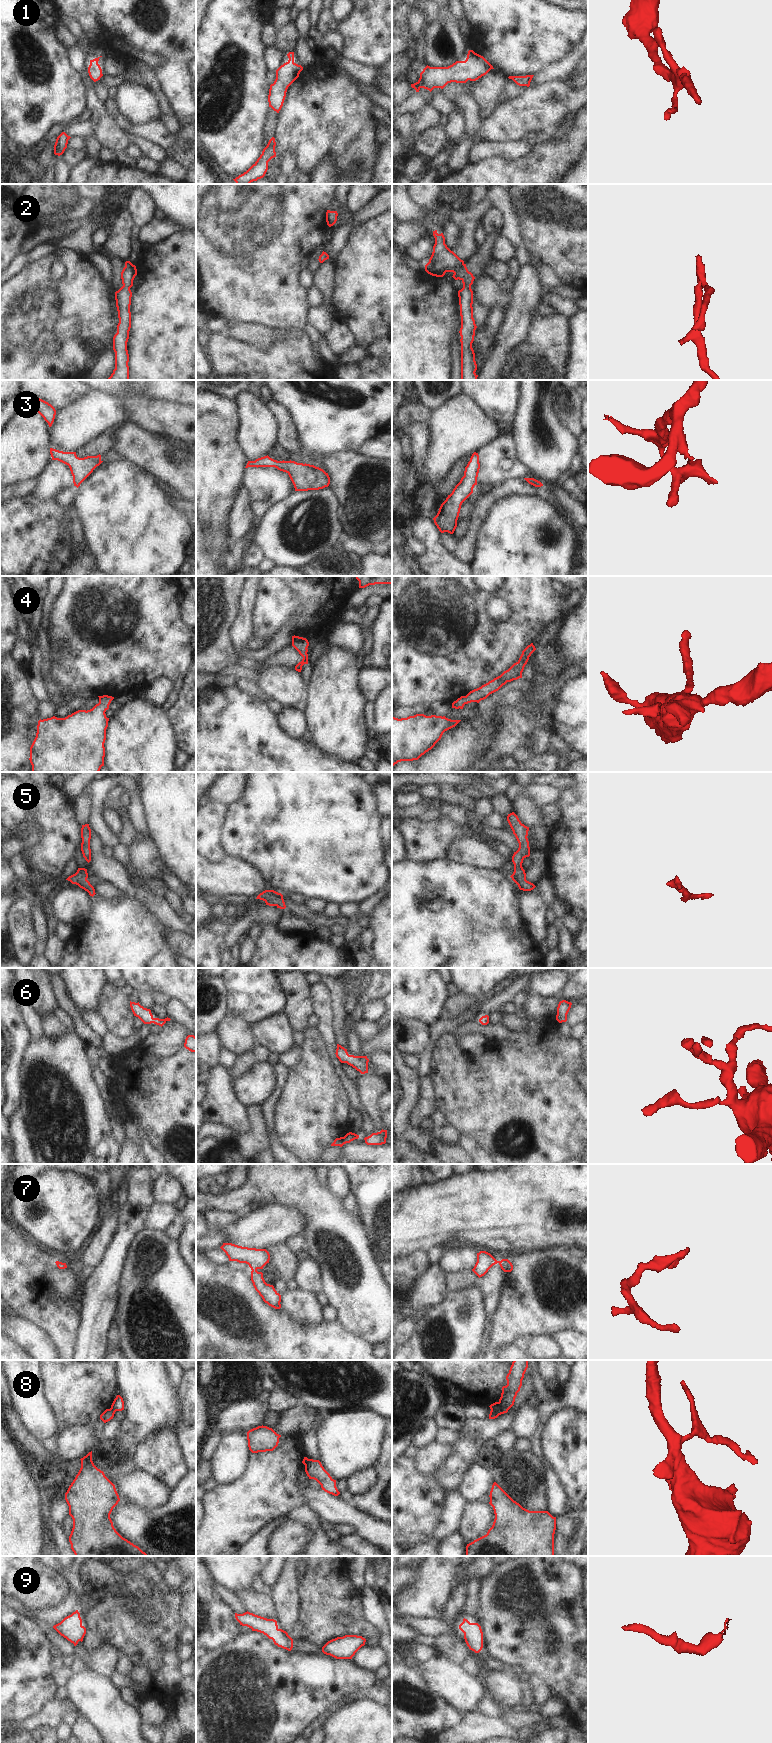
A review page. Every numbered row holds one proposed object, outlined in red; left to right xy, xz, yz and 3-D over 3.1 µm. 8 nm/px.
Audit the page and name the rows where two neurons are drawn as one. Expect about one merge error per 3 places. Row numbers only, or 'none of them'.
8

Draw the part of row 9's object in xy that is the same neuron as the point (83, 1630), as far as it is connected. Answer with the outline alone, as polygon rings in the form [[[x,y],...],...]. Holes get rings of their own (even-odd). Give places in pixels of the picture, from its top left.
[[[78,1610],[65,1617],[53,1628],[64,1638],[76,1646],[79,1641],[83,1641],[86,1634],[86,1628],[82,1625],[82,1619]]]

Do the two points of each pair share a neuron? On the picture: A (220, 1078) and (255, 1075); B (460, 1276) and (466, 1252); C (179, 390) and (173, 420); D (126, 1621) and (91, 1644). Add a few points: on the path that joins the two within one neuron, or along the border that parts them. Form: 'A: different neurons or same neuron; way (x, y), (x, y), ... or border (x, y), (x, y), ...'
A: different neurons; border (232, 1080), (232, 1089), (236, 1097), (242, 1102)
B: different neurons; border (471, 1269), (447, 1272), (445, 1274)
C: different neurons; border (154, 399), (185, 405)
D: different neurons; border (86, 1627), (96, 1630), (104, 1642)

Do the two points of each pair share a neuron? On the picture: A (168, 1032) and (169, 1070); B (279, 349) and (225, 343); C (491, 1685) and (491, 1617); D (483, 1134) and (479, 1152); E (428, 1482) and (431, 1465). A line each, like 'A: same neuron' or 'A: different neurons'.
A: different neurons
B: same neuron
C: different neurons
D: different neurons
E: different neurons

